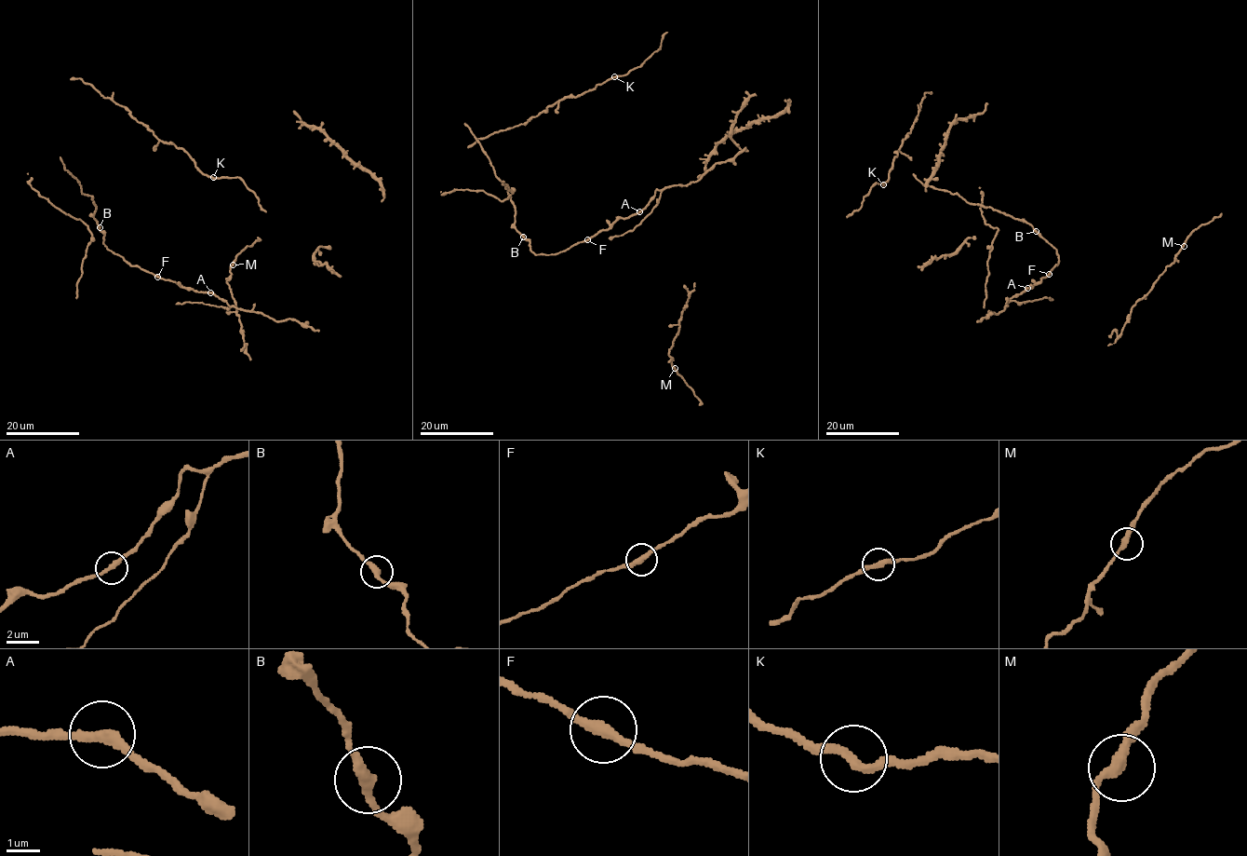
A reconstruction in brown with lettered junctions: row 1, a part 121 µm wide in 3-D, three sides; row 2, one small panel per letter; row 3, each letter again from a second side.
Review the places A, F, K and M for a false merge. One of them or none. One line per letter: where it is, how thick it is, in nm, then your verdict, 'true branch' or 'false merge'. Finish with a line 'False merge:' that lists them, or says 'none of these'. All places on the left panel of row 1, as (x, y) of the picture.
A: at (210, 292); 280 nm thick; true branch
F: at (157, 277); 300 nm thick; true branch
K: at (213, 177); 280 nm thick; true branch
M: at (233, 264); 280 nm thick; true branch
False merge: none of these

